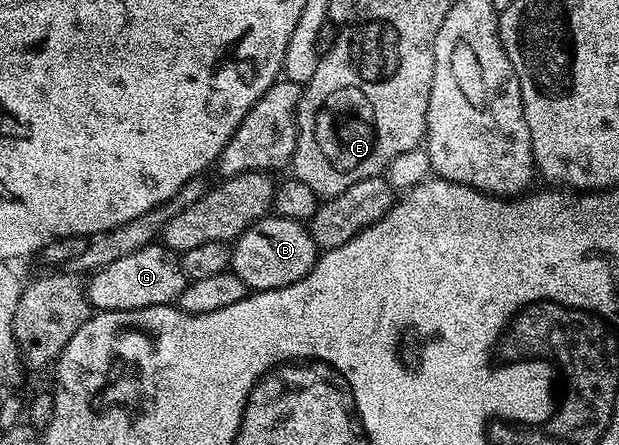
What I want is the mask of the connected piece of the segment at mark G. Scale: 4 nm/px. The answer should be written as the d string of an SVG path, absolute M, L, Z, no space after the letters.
M153 241L138 249L138 253L129 253L101 271L91 272L86 290L88 301L96 311L137 311L175 304L188 282L190 280L180 264L180 255L165 247L163 242Z

